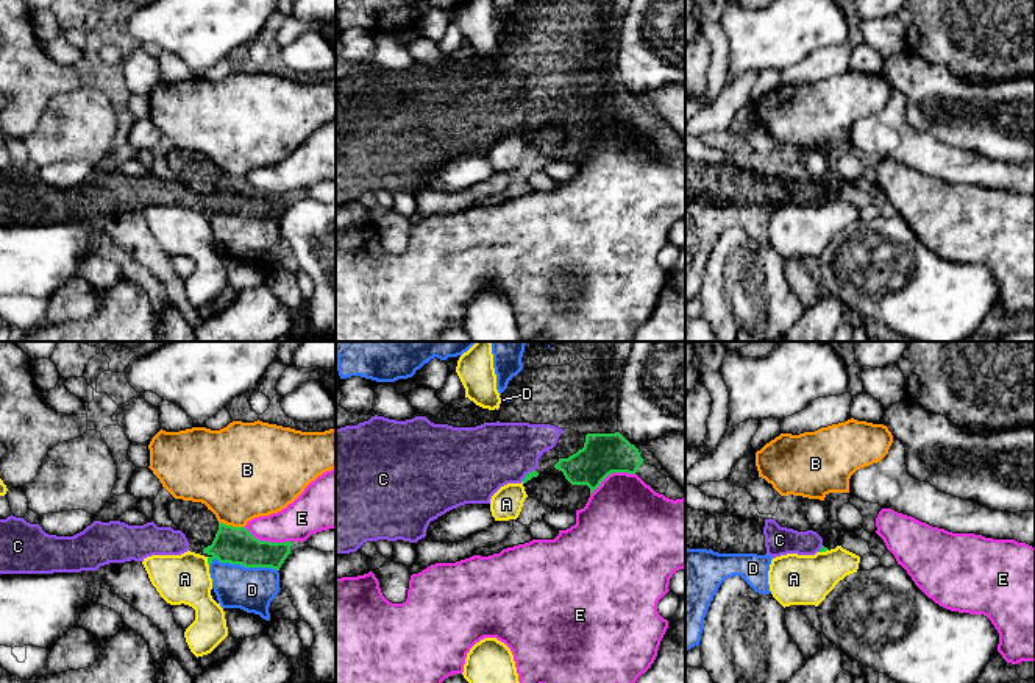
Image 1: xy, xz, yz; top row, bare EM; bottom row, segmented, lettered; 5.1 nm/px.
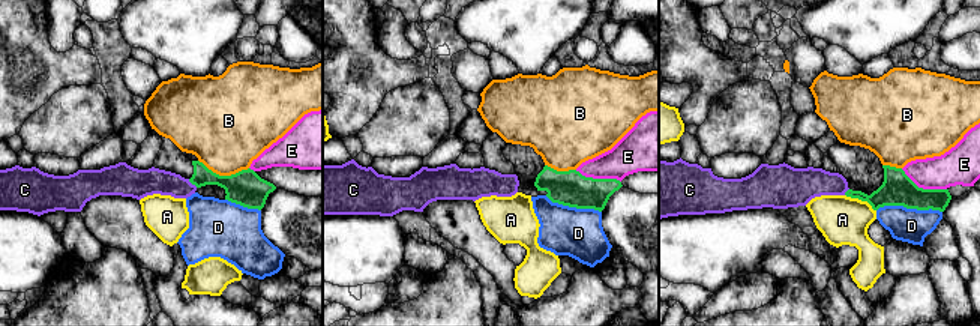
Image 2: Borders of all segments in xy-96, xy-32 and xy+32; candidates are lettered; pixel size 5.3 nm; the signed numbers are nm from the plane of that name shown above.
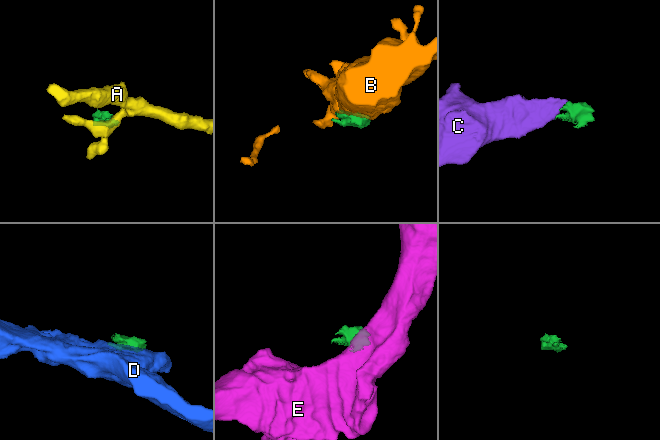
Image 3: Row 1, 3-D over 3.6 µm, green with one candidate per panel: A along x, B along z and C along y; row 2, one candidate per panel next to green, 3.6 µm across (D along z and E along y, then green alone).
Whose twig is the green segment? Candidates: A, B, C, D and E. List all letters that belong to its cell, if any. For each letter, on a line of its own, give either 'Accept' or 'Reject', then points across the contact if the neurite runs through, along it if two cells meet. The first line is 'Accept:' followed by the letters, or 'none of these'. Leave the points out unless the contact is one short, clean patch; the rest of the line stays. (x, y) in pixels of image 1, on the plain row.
Accept: C
A: Reject. Boundary: xy (206, 208), (208, 215)
B: Reject. Boundary: xy (219, 172), (244, 178)
C: Accept. Path across: xz (529, 127), (528, 125), (512, 109), (483, 109)
D: Reject. Boundary: xy (209, 214), (217, 209), (244, 217), (270, 217), (277, 222)
E: Reject. Boundary: xy (244, 178), (261, 191), (291, 194)

